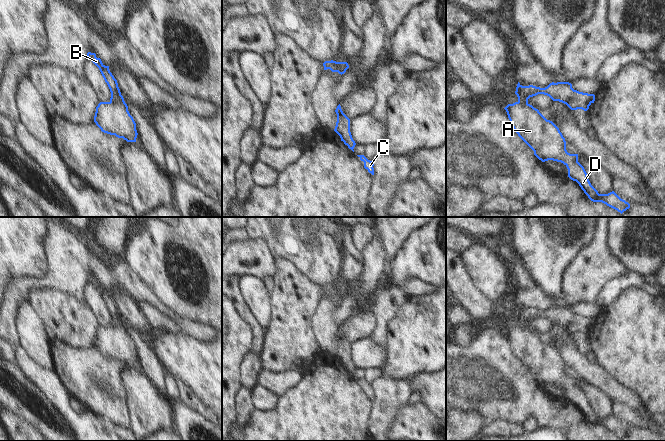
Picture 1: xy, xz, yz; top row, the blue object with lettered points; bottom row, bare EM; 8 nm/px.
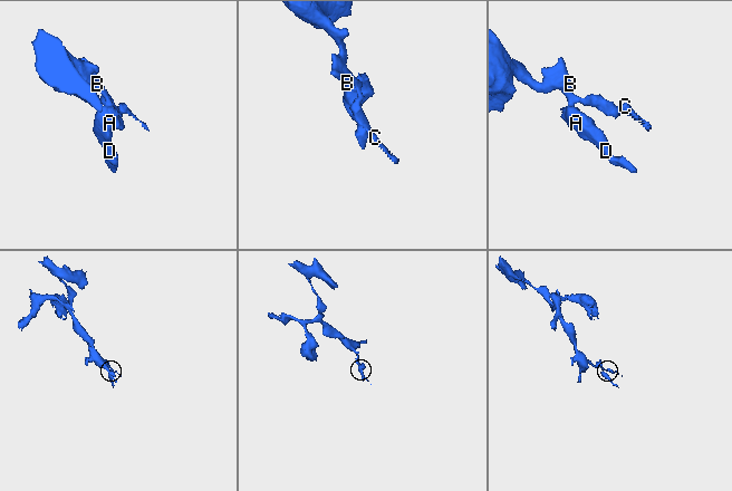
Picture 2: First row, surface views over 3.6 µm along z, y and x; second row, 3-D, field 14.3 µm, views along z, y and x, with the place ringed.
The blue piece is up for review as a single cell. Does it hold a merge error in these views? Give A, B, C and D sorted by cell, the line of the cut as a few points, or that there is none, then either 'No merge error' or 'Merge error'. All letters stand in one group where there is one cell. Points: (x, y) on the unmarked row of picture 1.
Groups: A D / B C. Split along xy (123, 323), (117, 326), (110, 326). Merge error.

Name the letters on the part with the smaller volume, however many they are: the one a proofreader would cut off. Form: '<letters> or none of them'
A, D

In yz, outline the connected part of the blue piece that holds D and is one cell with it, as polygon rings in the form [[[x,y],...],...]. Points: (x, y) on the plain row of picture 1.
[[[521,326],[508,328],[504,333],[513,353],[534,375],[534,379],[542,386],[553,384],[563,387],[568,393],[568,401],[579,408],[591,425],[602,426],[621,438],[630,432],[630,428],[614,415],[598,417],[591,409],[584,391],[578,386],[578,378],[567,376],[566,365],[559,352],[538,333]]]

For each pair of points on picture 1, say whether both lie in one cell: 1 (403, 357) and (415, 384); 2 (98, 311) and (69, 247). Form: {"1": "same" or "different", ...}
{"1": "different", "2": "different"}

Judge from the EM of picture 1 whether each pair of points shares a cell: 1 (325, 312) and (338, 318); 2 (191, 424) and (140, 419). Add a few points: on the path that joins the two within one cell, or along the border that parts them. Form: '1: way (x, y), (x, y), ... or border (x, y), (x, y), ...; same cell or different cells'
1: border (335, 307), (331, 314), (331, 319), (339, 326); different cells
2: border (170, 400), (171, 428); different cells

